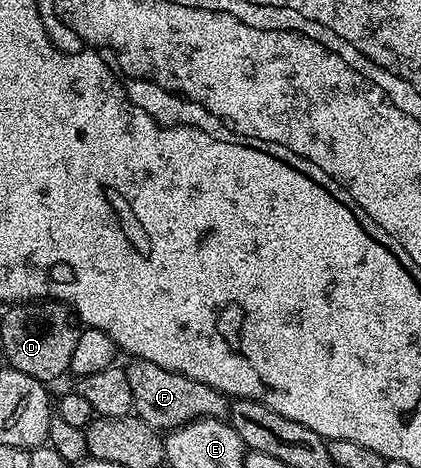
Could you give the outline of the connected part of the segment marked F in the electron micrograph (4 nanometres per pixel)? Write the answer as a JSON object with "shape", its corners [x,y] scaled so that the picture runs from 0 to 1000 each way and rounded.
{"shape":[[[316,767],[309,778],[297,784],[297,795],[311,823],[316,878],[328,895],[373,921],[399,925],[466,895],[534,895],[542,889],[546,846],[501,831],[501,823],[399,793],[359,771]]]}

